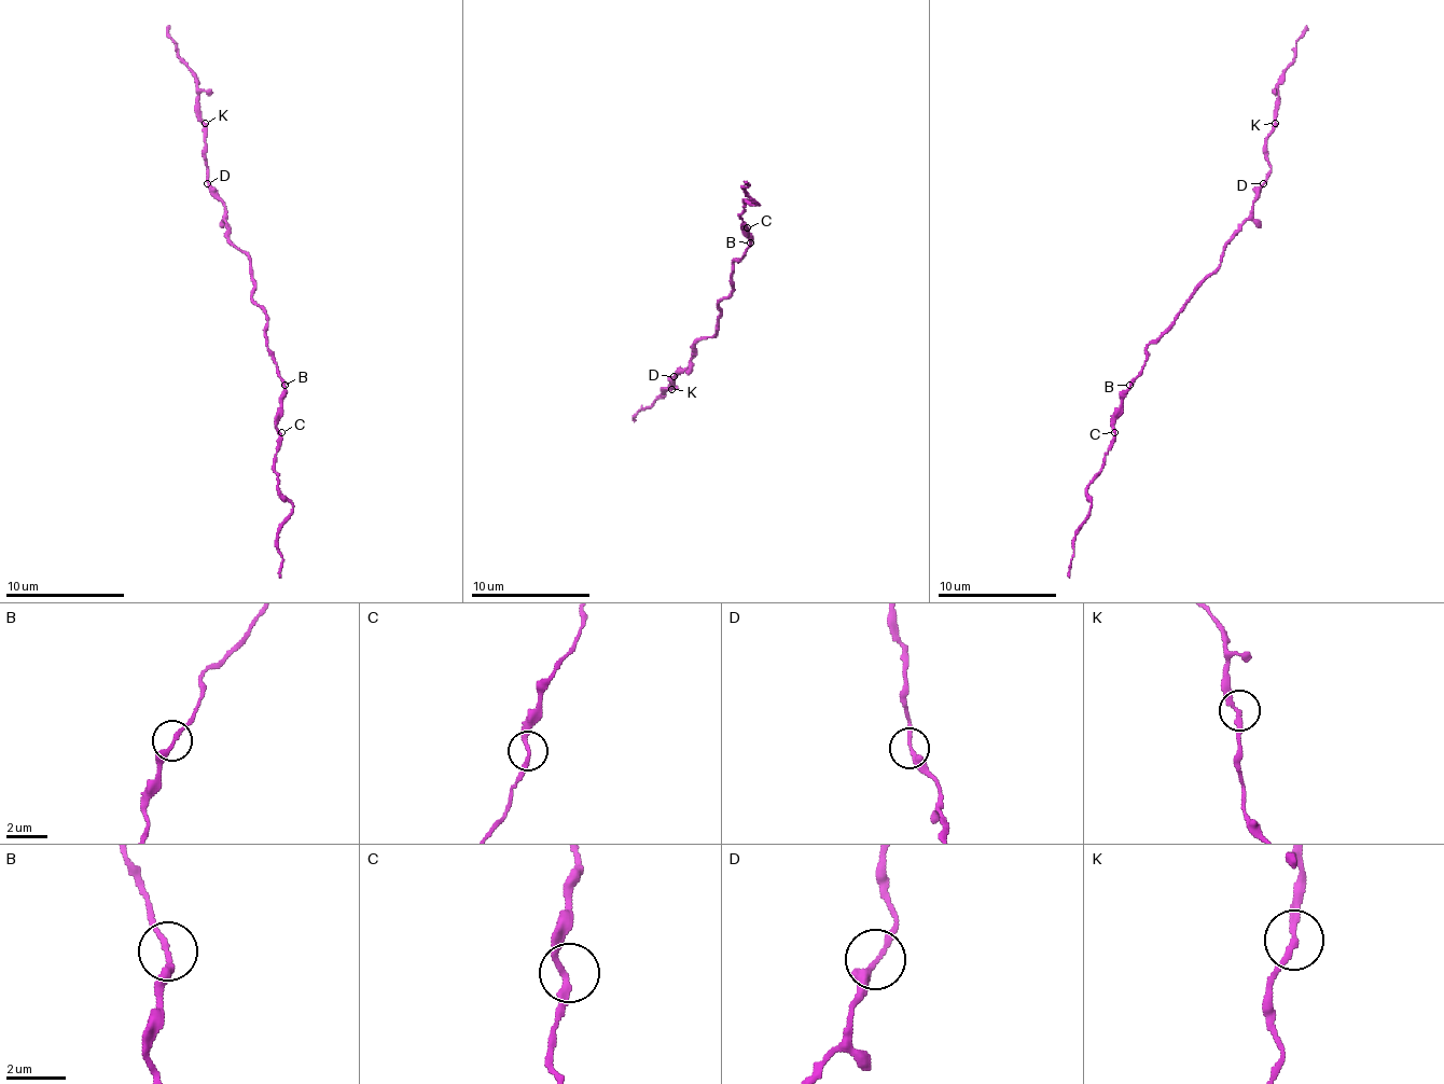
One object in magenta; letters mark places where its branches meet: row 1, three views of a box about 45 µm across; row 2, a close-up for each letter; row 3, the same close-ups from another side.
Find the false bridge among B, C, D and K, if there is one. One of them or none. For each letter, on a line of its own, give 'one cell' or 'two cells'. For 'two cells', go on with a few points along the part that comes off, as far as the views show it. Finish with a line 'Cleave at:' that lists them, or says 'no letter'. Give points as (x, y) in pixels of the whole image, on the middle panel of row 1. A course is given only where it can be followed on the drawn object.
B: one cell
C: one cell
D: one cell
K: one cell
Cleave at: no letter

